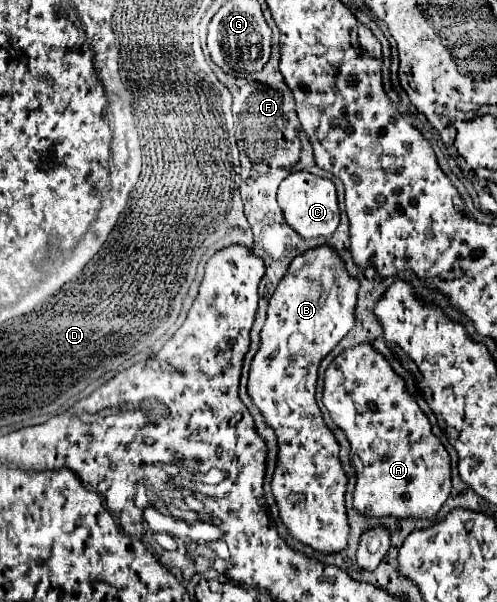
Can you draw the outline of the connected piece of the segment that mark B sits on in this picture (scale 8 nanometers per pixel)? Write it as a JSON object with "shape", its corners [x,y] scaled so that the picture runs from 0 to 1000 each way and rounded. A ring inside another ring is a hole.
{"shape":[[[648,407],[640,414],[616,417],[612,424],[600,424],[543,497],[539,527],[523,553],[523,580],[511,590],[511,600],[503,610],[503,630],[499,630],[499,656],[507,669],[523,679],[531,703],[551,713],[559,729],[559,762],[555,762],[555,779],[551,779],[543,809],[563,849],[563,862],[575,872],[588,895],[652,922],[684,919],[700,909],[704,875],[700,875],[700,859],[692,842],[692,816],[696,816],[700,796],[684,772],[684,759],[680,759],[684,743],[672,723],[664,719],[664,713],[652,706],[648,686],[632,663],[636,616],[644,600],[664,586],[664,580],[672,580],[676,570],[708,547],[716,487],[720,487],[720,467],[700,460],[688,434],[664,410]],[[656,444],[668,444],[672,450],[672,470],[668,470],[668,480],[660,483],[644,470],[648,450]]]}

